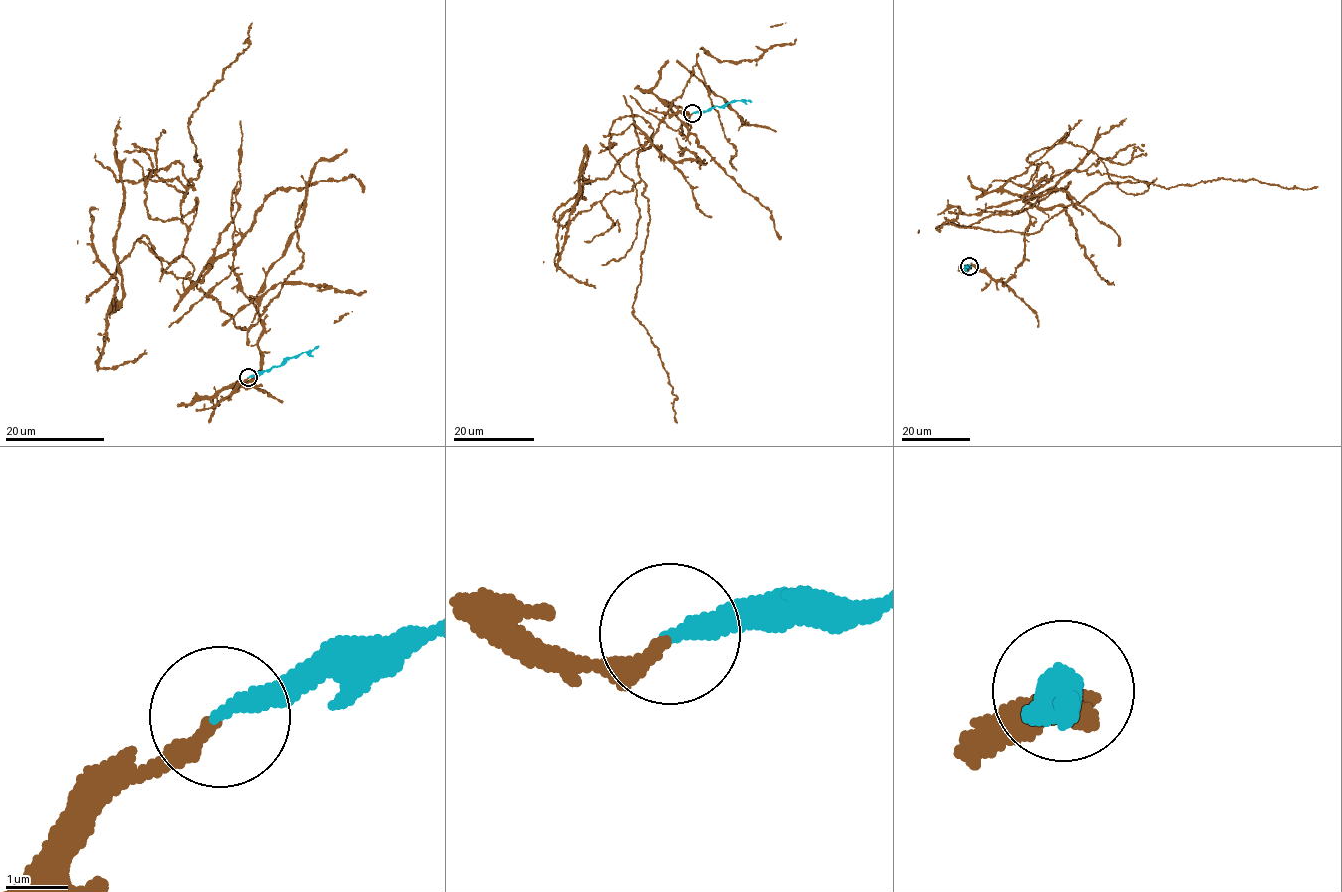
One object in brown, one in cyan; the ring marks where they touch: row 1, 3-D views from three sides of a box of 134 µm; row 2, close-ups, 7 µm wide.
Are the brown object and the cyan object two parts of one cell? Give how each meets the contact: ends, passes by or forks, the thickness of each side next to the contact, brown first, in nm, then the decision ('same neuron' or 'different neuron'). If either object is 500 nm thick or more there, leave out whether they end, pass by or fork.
brown ends | cyan ends | 240/280 nm | same neuron

